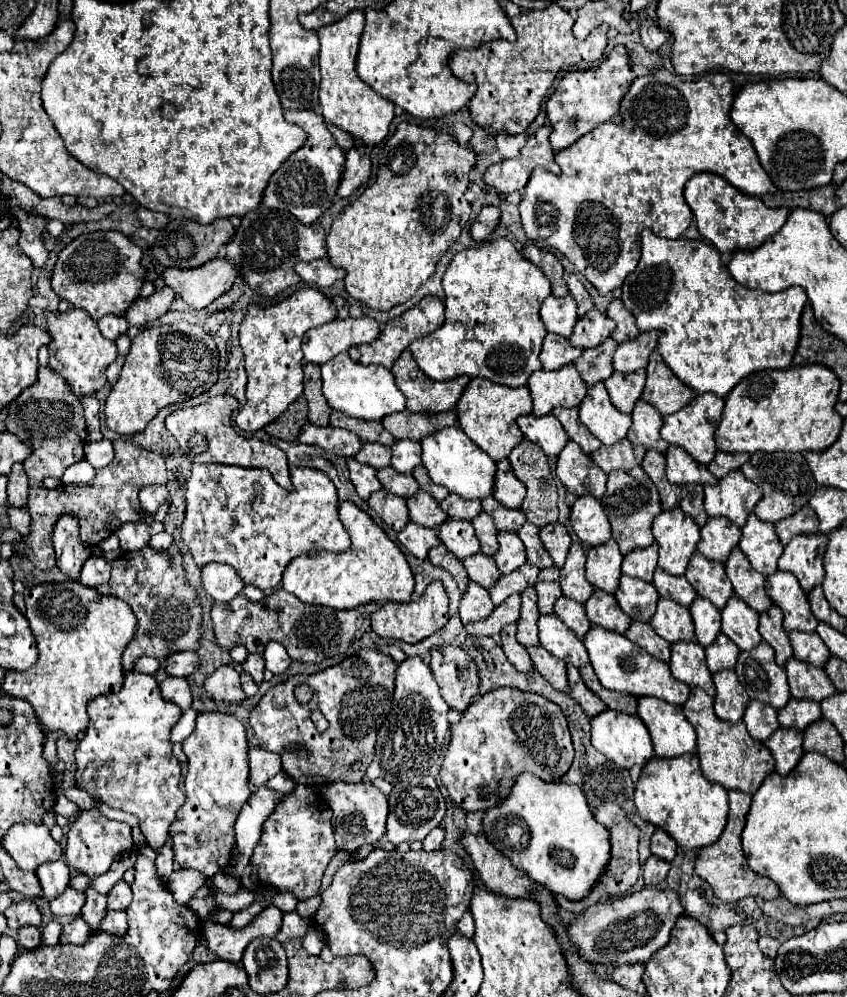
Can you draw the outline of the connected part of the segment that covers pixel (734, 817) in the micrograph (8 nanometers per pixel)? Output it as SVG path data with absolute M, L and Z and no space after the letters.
M730 790L728 796L730 796L728 824L714 844L710 844L710 846L706 846L698 852L696 874L700 878L704 878L712 886L714 894L724 902L736 902L736 900L746 898L746 896L776 898L780 894L780 888L776 886L776 882L772 882L766 876L760 876L760 874L752 872L752 868L748 866L746 856L742 852L742 846L740 846L740 834L744 830L744 822L746 822L746 814L748 814L748 808L750 808L752 794L746 794L746 792L740 792L740 790Z

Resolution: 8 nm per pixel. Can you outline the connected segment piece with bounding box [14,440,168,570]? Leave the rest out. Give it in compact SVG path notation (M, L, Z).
M114 440L116 456L106 466L96 470L96 476L92 478L90 486L66 486L60 484L56 488L44 488L44 486L32 486L29 489L27 508L32 520L32 532L24 538L22 544L14 544L16 552L24 552L34 566L40 570L50 570L56 566L56 554L52 546L52 532L62 514L70 514L78 518L80 528L80 540L84 546L96 546L104 538L108 538L112 532L116 532L124 522L142 522L144 512L138 500L138 492L144 486L150 484L166 484L168 482L168 470L164 464L164 458L158 452L144 450L140 446L134 446L128 440Z

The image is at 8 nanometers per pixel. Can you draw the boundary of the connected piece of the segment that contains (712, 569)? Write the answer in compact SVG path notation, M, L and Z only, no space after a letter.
M694 552L686 570L686 580L698 592L698 596L710 600L716 608L724 608L724 604L734 594L732 584L724 572L724 564L712 562L700 552Z

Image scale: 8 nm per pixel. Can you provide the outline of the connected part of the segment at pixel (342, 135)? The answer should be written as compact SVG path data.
M328 124L328 130L332 132L332 136L336 138L336 142L340 144L340 148L342 148L344 152L348 152L348 150L354 146L354 138L352 138L352 134L348 134L348 132L340 130L340 128L336 128L334 124Z

